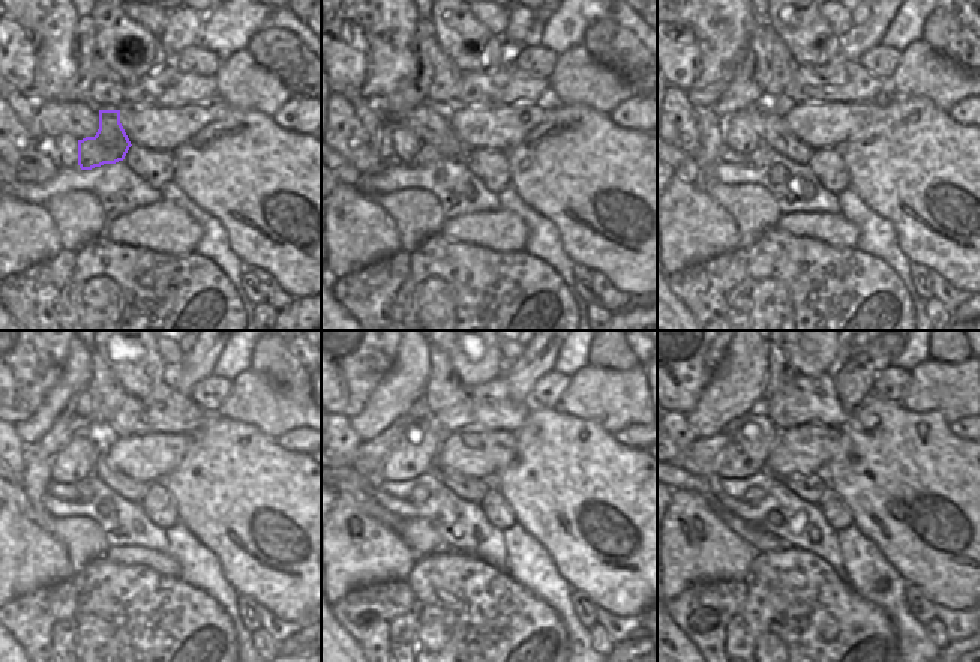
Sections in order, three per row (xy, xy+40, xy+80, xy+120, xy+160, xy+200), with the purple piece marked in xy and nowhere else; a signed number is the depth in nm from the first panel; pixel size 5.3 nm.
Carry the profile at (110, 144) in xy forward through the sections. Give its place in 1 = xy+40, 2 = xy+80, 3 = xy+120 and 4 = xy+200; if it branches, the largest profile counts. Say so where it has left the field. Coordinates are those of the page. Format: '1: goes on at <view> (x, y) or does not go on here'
1: goes on at xy+40 (426, 153)
2: goes on at xy+80 (758, 156)
3: goes on at xy+120 (84, 494)
4: goes on at xy+200 (754, 496)

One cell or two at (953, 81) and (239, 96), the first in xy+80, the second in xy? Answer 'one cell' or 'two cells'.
one cell

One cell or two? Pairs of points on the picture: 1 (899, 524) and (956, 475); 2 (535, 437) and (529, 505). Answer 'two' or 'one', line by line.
1: one
2: one

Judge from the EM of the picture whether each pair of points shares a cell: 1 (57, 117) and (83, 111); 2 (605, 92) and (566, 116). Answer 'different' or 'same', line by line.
1: same
2: different

